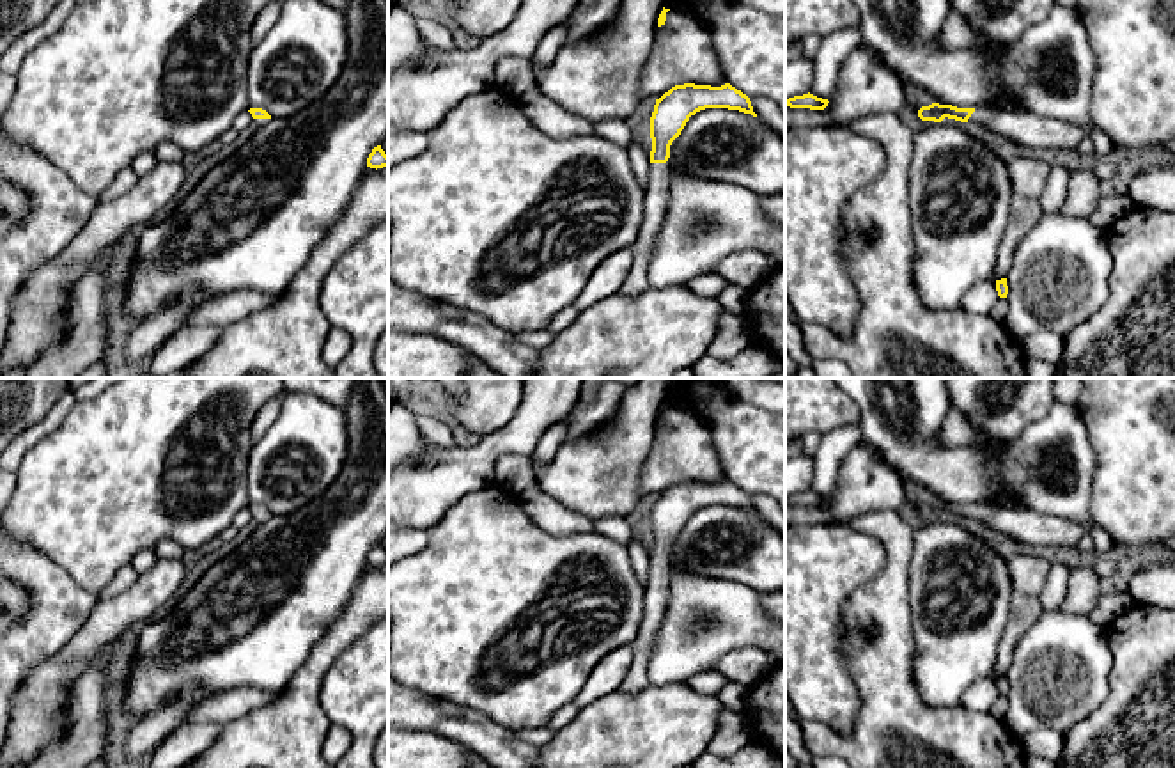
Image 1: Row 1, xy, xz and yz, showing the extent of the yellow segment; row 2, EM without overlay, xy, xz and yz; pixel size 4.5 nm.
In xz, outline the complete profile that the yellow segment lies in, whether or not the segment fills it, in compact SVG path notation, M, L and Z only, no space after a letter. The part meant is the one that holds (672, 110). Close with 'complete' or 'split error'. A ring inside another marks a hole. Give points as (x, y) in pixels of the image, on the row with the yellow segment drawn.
M684 83L675 85L656 99L650 117L650 167L645 192L645 211L640 232L633 243L634 263L624 282L620 294L636 298L650 287L647 278L649 257L656 245L656 236L665 218L668 202L670 145L681 135L691 115L705 108L728 108L744 114L753 112L746 94L725 83L721 87Z; split error

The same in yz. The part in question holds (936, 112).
M932 103L918 110L922 121L941 122L945 117L980 126L1007 137L1030 151L1074 151L1085 138L1085 128L1040 117L1030 112L1000 112L992 108L957 108Z; split error

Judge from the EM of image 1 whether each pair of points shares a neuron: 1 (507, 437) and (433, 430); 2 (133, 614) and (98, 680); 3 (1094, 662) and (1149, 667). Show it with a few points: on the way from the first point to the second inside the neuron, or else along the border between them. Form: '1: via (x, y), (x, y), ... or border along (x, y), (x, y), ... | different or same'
1: border along (427, 440), (449, 447), (456, 446) | different
2: border along (96, 666), (73, 685), (68, 697) | different
3: border along (1106, 630), (1112, 674), (1110, 692), (1101, 705) | different

